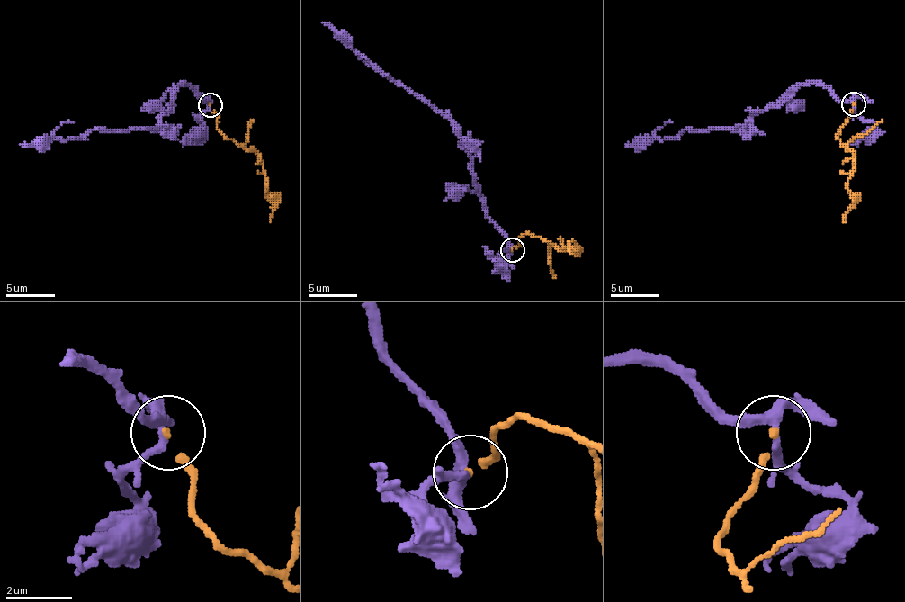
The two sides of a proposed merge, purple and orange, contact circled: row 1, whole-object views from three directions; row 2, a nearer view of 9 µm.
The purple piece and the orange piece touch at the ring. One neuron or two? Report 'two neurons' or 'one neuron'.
two neurons

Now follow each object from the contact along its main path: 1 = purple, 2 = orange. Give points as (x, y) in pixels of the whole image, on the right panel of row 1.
1: (853, 105), (838, 100), (819, 83), (801, 83), (740, 127), (684, 130), (676, 137), (625, 144)
2: (853, 105), (853, 112), (838, 134), (853, 158), (847, 191), (853, 195), (853, 208), (843, 222)

